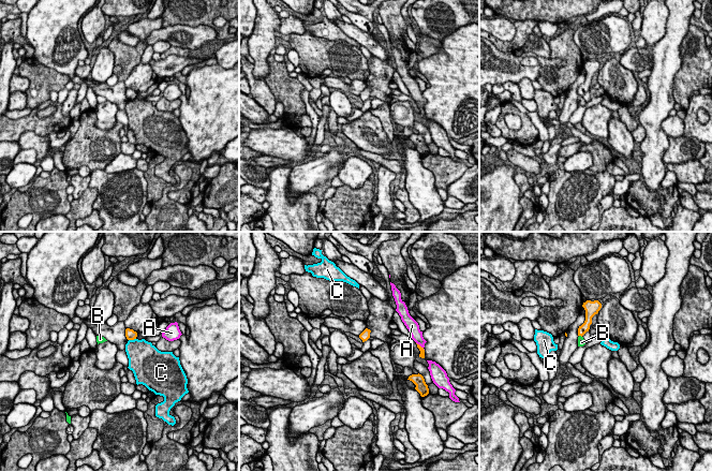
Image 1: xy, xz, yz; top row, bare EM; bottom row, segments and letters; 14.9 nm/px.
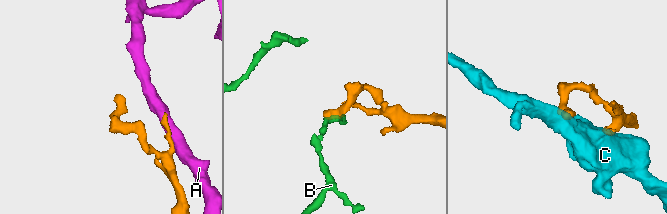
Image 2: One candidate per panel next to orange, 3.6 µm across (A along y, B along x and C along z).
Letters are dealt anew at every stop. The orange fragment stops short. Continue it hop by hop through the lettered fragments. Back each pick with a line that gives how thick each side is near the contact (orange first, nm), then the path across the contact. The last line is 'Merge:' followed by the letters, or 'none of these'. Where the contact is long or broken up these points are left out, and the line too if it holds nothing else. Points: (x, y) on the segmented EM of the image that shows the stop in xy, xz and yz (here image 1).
Merge: none of these

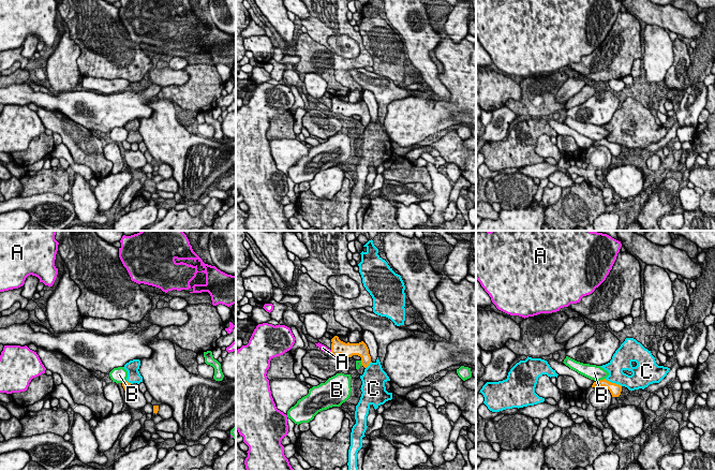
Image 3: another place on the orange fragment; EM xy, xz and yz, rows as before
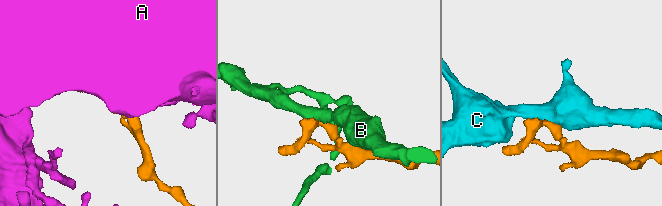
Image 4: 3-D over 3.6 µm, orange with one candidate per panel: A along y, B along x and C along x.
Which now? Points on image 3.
A: 220/90 nm | across xz (338, 347), (330, 352), (323, 348)
Merge: A

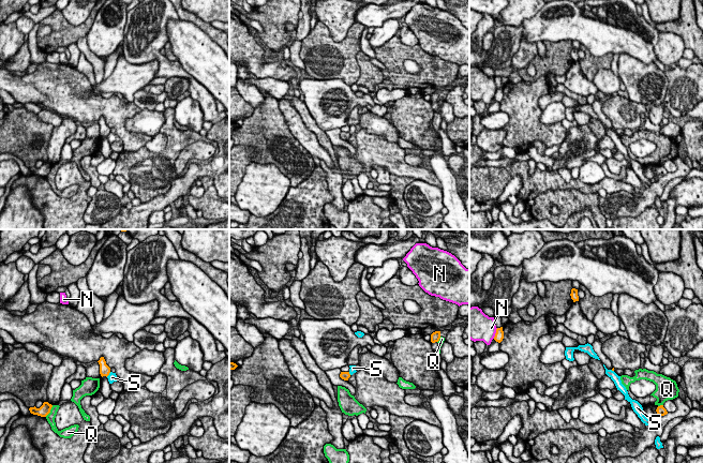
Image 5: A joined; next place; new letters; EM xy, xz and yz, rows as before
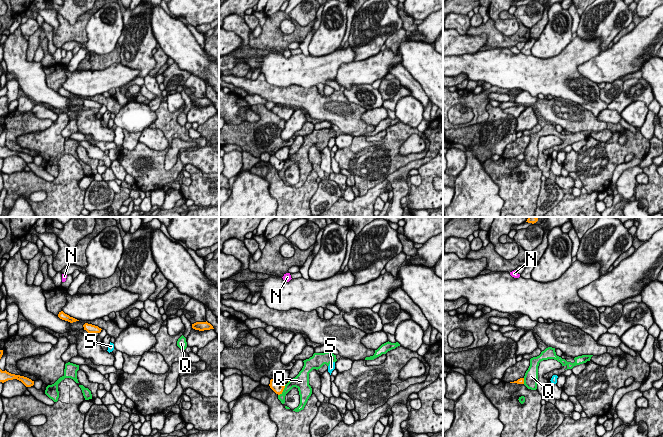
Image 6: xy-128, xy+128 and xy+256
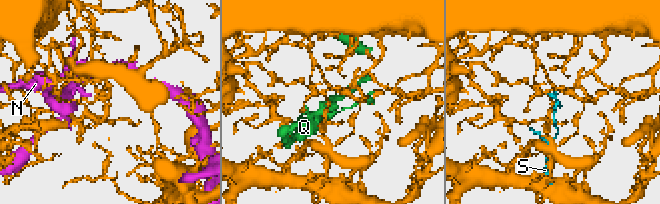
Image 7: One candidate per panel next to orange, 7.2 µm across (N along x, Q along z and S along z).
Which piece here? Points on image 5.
Merge: none of these

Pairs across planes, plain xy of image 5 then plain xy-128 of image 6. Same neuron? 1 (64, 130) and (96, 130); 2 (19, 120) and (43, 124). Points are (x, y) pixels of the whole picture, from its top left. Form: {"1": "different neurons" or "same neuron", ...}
{"1": "different neurons", "2": "same neuron"}

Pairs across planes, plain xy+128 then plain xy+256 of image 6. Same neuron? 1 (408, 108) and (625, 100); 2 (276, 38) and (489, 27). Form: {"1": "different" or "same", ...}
{"1": "different", "2": "same"}

